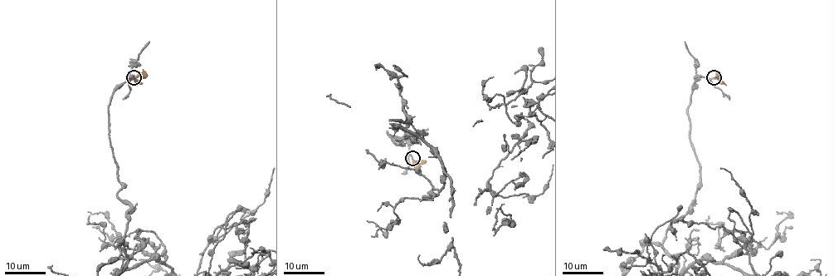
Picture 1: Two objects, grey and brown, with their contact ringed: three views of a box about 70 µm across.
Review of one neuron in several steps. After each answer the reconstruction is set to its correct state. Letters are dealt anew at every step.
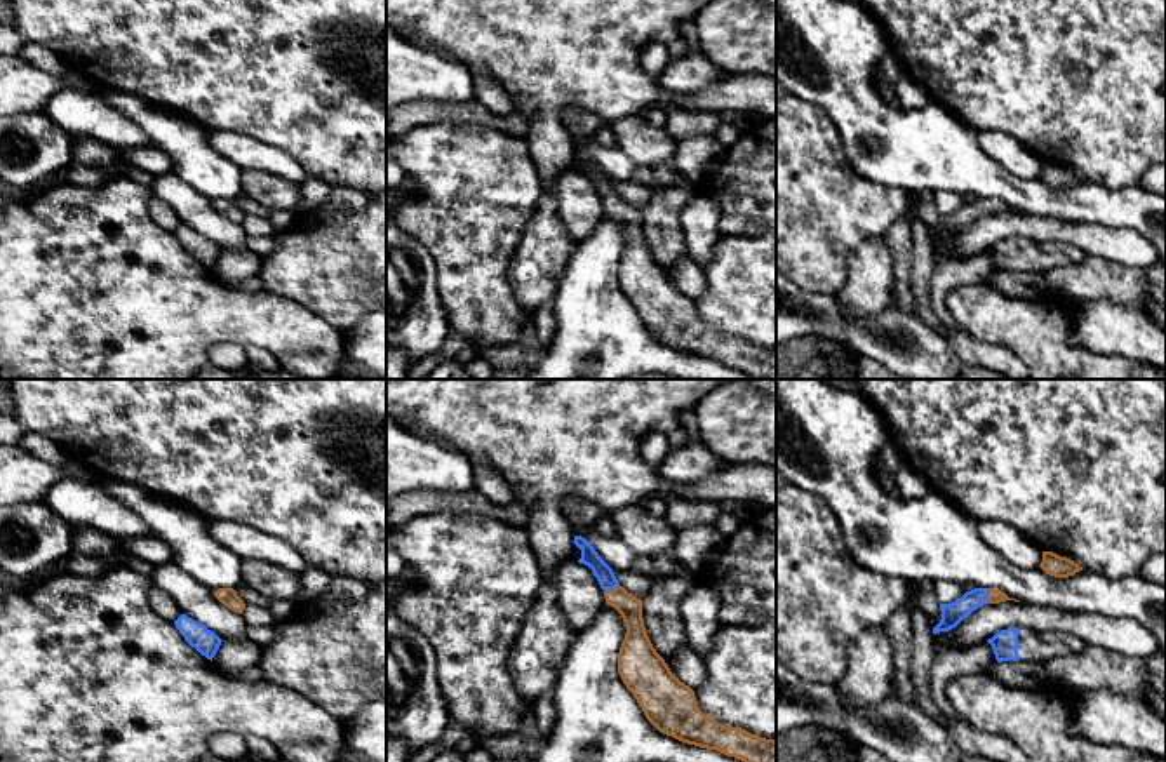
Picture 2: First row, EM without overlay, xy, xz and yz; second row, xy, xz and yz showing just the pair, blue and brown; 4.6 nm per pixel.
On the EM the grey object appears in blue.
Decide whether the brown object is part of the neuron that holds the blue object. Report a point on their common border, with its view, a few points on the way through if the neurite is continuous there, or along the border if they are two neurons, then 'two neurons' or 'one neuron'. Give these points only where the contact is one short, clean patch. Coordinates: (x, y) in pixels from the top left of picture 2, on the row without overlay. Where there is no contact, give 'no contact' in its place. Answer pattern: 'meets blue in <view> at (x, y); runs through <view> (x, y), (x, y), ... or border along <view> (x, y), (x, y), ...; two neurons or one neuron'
meets blue in xz at (611, 199); runs through xz (604, 185), (611, 199), (630, 218); one neuron

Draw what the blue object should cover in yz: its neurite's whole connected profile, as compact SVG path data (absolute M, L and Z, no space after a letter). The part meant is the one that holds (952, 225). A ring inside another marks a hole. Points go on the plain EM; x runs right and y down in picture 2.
M975 198L966 202L961 209L952 214L940 214L942 230L933 238L933 244L948 242L955 238L964 228L968 228L973 221L982 217L983 214L999 214L1009 209L1004 202L995 198Z

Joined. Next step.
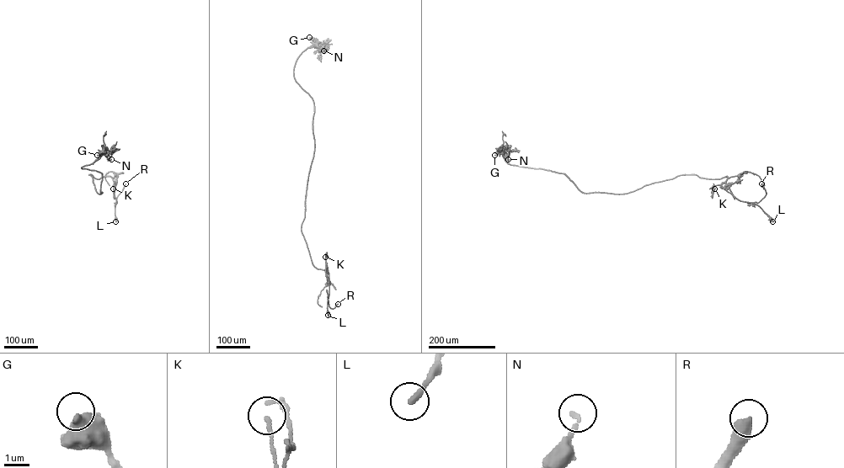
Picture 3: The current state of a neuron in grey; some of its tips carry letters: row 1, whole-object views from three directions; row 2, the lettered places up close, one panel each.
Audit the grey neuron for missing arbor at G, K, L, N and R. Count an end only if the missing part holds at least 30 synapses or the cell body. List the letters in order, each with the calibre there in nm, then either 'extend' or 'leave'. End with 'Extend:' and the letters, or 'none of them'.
G: calibre 550 nm; leave
K: calibre 130 nm; leave
L: calibre 280 nm; leave
N: calibre 180 nm; leave
R: calibre 420 nm; extend
Extend: R

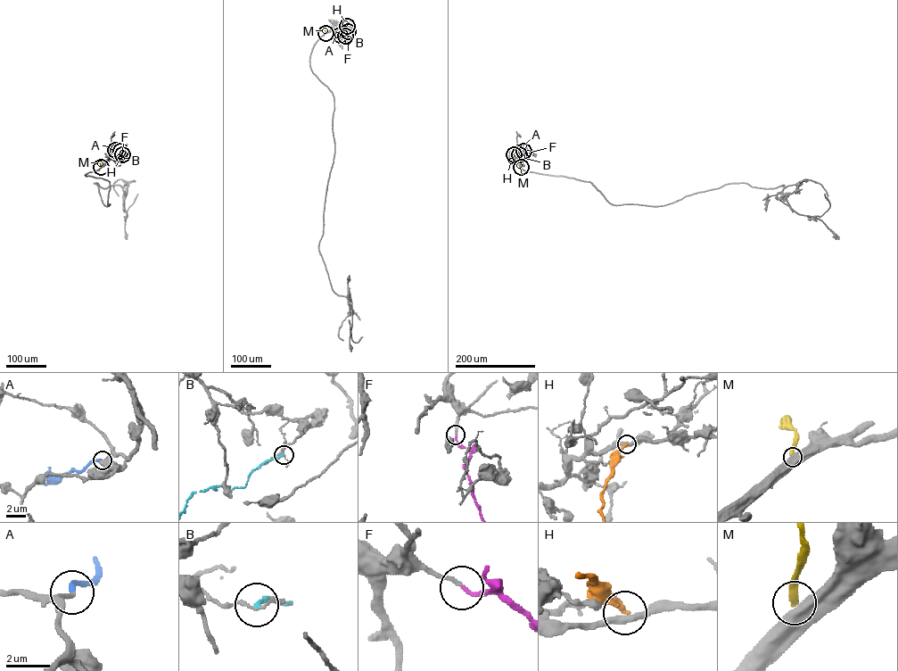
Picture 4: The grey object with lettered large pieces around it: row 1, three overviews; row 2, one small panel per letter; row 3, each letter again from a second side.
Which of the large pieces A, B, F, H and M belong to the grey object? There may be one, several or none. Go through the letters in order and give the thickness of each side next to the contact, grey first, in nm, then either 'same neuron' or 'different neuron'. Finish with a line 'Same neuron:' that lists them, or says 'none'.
A: 220/220 nm | same neuron
B: 120/170 nm | different neuron
F: 160/160 nm | same neuron
H: 300/260 nm | different neuron
M: 550/240 nm | different neuron
Same neuron: A, F

